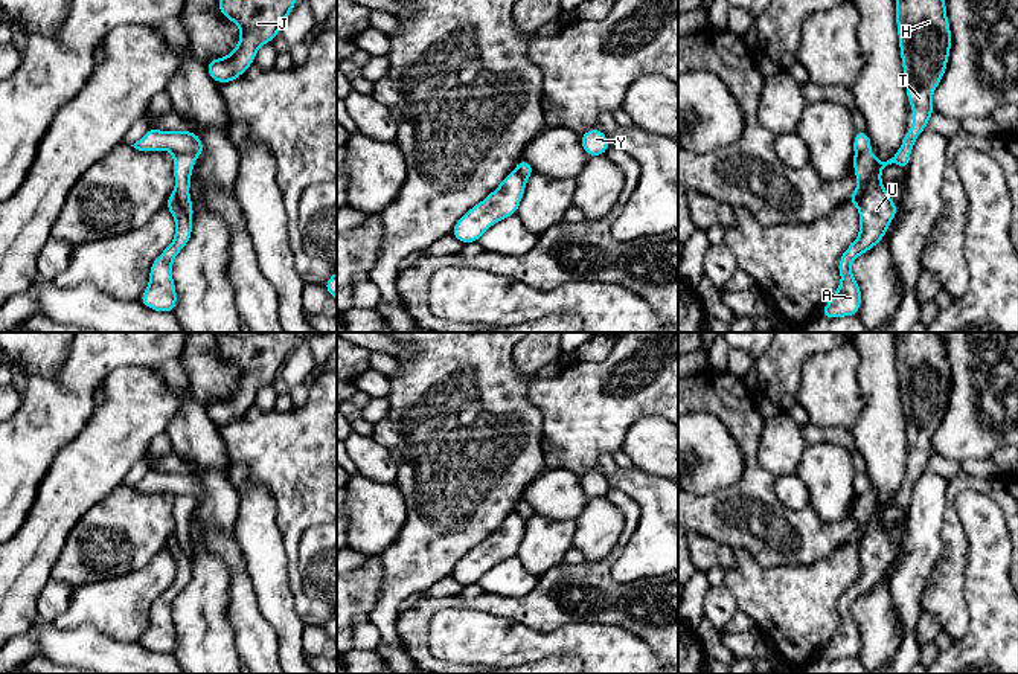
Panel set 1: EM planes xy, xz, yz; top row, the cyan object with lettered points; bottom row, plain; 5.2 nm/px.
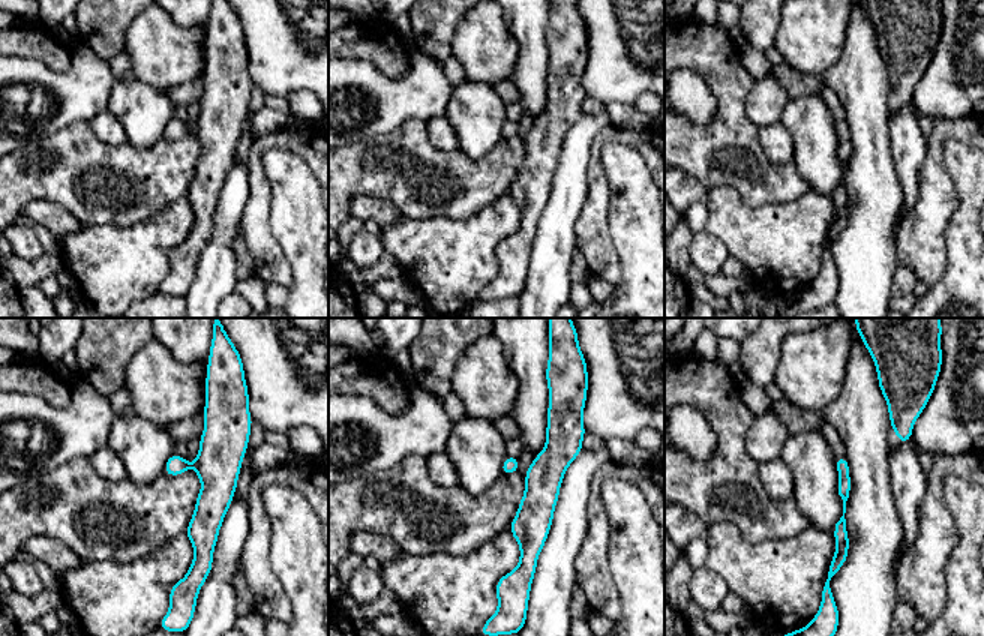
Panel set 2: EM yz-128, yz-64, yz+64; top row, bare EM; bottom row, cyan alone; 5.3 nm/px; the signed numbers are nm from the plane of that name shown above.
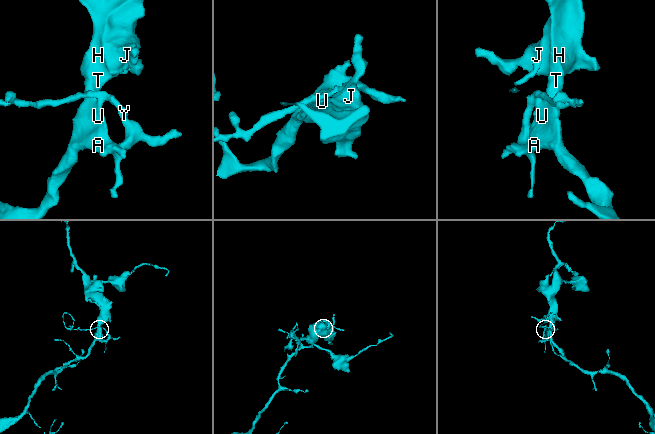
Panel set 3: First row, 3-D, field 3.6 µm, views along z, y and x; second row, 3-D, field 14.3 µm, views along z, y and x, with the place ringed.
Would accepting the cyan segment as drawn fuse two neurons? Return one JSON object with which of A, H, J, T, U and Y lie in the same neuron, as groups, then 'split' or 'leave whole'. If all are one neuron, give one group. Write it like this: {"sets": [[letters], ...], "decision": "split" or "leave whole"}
{"sets": [["A", "H", "J", "T", "U"], ["Y"]], "decision": "split"}

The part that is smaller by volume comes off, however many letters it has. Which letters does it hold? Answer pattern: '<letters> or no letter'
Y

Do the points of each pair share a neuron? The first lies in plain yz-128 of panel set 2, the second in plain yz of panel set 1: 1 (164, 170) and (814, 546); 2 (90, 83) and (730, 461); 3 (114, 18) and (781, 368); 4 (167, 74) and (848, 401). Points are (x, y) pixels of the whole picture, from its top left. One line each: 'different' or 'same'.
1: same
2: same
3: same
4: same

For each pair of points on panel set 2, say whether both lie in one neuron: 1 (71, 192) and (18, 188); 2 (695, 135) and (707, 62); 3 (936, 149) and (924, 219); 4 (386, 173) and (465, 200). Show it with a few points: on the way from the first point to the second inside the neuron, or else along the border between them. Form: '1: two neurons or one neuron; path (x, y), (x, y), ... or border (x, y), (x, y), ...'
1: one neuron; path (57, 188), (32, 188)
2: one neuron; path (716, 125), (725, 116), (725, 83)
3: one neuron; path (935, 167), (935, 201)
4: one neuron; path (405, 173), (414, 174), (423, 182), (446, 185)

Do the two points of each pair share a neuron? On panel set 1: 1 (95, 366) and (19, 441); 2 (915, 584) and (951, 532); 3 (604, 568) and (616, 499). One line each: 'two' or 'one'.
1: one
2: two
3: one

